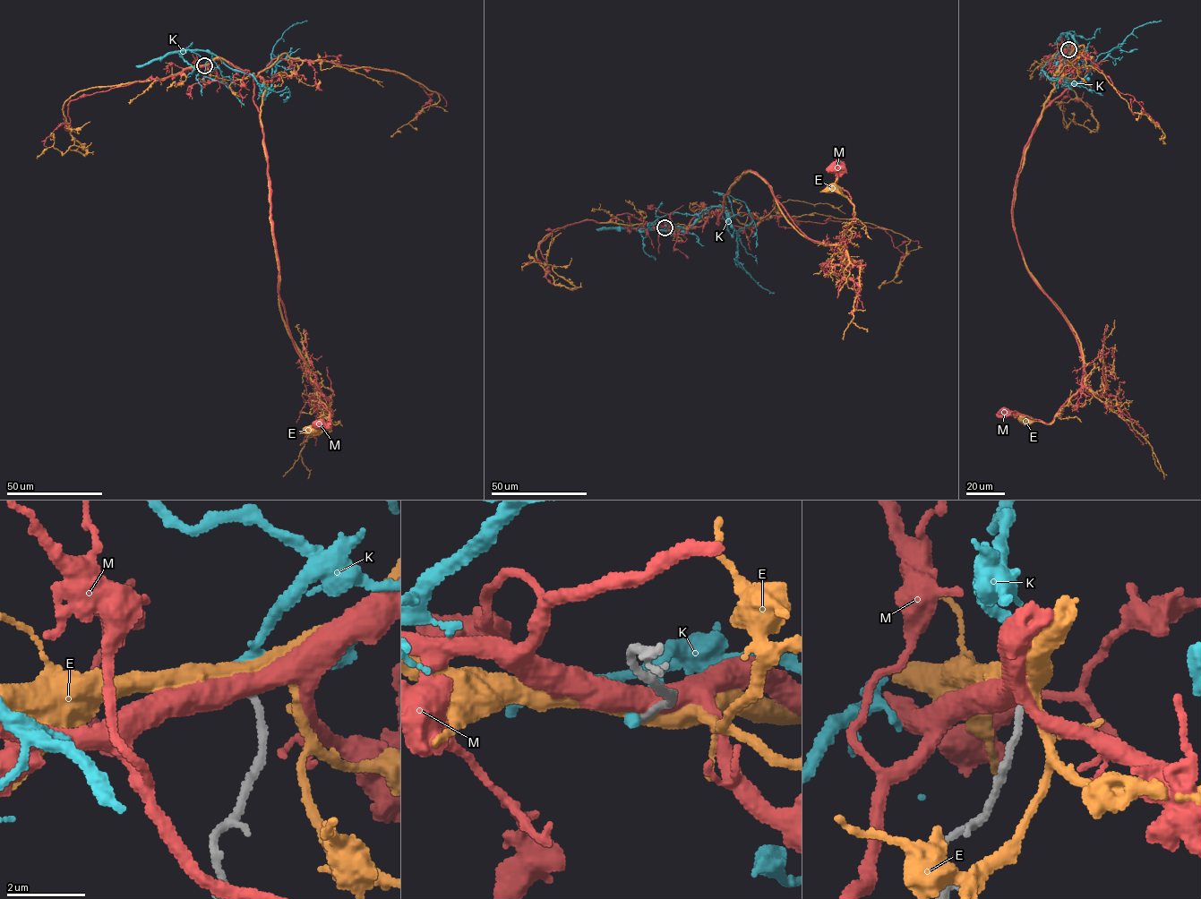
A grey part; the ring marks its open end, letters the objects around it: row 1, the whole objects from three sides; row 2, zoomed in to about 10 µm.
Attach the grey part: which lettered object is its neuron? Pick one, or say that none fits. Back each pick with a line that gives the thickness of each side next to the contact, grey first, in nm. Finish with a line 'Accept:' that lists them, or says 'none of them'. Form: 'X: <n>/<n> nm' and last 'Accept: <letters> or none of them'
Accept: none of them

